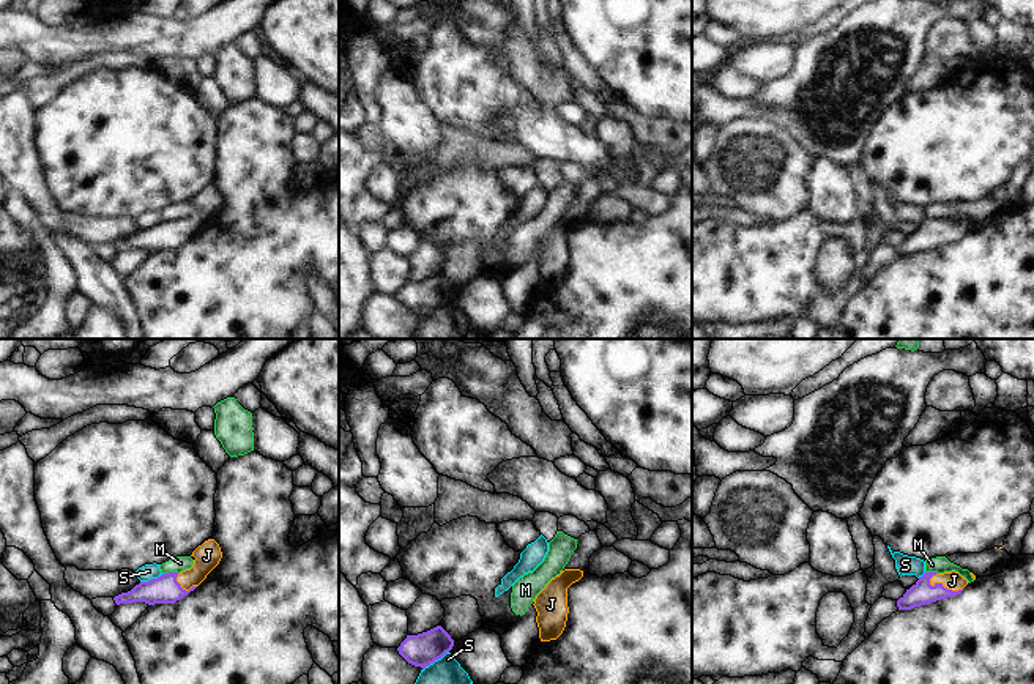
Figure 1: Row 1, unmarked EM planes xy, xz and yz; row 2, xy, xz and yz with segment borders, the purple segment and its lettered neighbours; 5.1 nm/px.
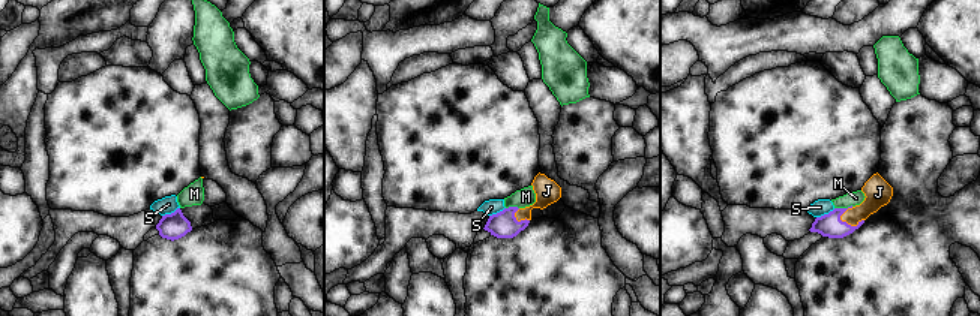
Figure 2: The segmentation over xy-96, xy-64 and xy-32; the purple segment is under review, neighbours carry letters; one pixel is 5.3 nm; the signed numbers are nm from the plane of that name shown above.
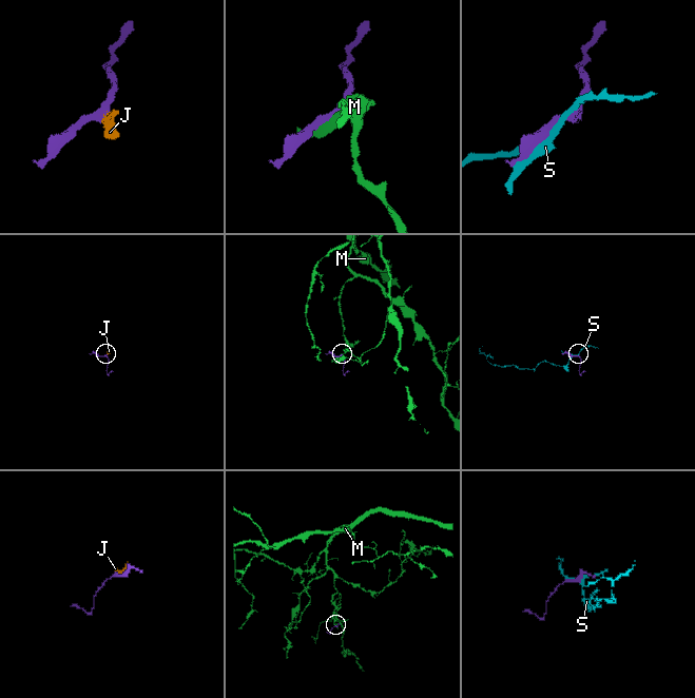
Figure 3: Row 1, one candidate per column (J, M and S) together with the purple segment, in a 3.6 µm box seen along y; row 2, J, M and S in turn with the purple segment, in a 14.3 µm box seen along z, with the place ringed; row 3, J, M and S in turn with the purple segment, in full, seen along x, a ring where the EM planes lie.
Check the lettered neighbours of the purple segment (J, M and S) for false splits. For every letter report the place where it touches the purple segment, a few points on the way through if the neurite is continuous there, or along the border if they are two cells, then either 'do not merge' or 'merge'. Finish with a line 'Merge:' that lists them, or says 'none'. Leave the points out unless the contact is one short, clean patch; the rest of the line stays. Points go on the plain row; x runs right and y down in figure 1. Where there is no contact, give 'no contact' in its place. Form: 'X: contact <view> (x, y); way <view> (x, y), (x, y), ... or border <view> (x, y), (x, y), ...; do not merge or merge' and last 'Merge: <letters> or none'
J: contact yz (943, 234); way yz (922, 240), (930, 234), (943, 234), (952, 227); merge
M: contact xy (171, 219); do not merge
S: contact xz (435, 306); do not merge
Merge: J

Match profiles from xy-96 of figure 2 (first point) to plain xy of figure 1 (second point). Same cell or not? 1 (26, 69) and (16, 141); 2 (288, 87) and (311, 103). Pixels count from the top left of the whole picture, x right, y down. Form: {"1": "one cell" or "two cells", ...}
{"1": "one cell", "2": "two cells"}

